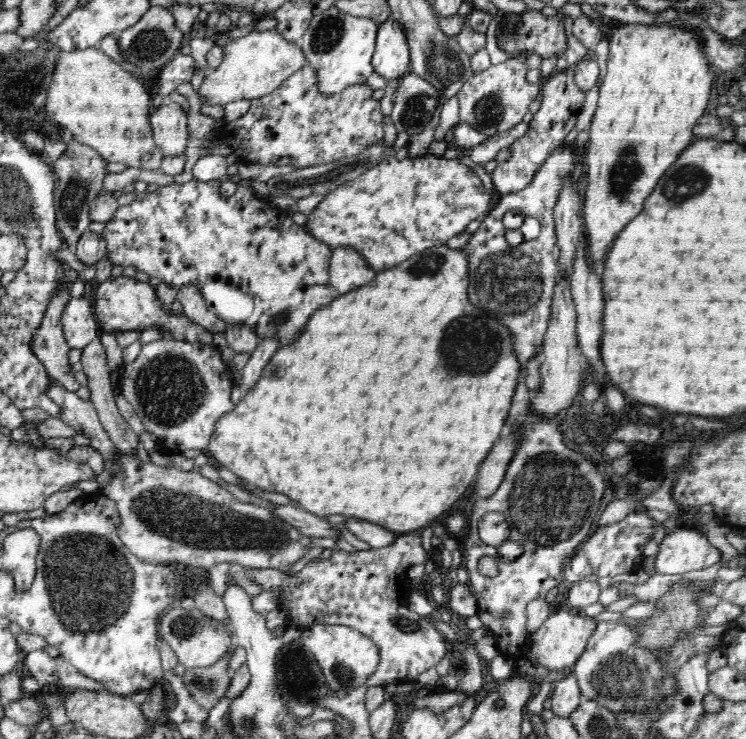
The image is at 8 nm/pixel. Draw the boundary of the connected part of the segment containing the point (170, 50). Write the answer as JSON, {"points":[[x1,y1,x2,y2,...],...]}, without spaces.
{"points":[[152,5,136,24,125,30,118,36,120,53,125,62,133,64,142,74,153,74,164,66,184,46,182,32,176,27,174,17,166,7]]}

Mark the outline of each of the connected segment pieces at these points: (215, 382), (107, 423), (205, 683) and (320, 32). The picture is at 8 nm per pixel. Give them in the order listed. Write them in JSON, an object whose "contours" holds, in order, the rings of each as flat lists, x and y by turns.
{"contours":[[[169,337,142,345,136,359,123,364,118,389,144,424,168,451,205,451,216,422,232,412,233,372,222,361,220,349]],[[100,335,83,348,81,363,83,371,86,373,86,377,88,377,87,386,90,389,90,402,95,407,100,423,108,434,110,441,121,454,136,458,137,456,134,454,134,450,140,443,139,437,132,431,132,428,125,422,124,418,122,418,119,412,119,406,115,402,114,389,110,381,111,371,108,369,108,365,106,365,106,351,104,351,104,346,100,342]],[[226,655,216,664,198,669,186,669,181,676,185,688,202,708,212,710,226,696,226,690,232,682,230,671,228,671,230,660,231,656]],[[334,5,312,16,299,46,307,60,306,64,315,70,320,92,330,96,366,81,374,72,371,60,375,52,378,28,379,25,374,20,350,16]]]}

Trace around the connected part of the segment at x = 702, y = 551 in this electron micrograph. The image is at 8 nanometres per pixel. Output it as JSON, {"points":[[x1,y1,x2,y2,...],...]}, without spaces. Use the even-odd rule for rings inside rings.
{"points":[[679,527,659,544,654,560,657,574,684,574,702,570,721,560,722,552,712,546,701,530]]}

